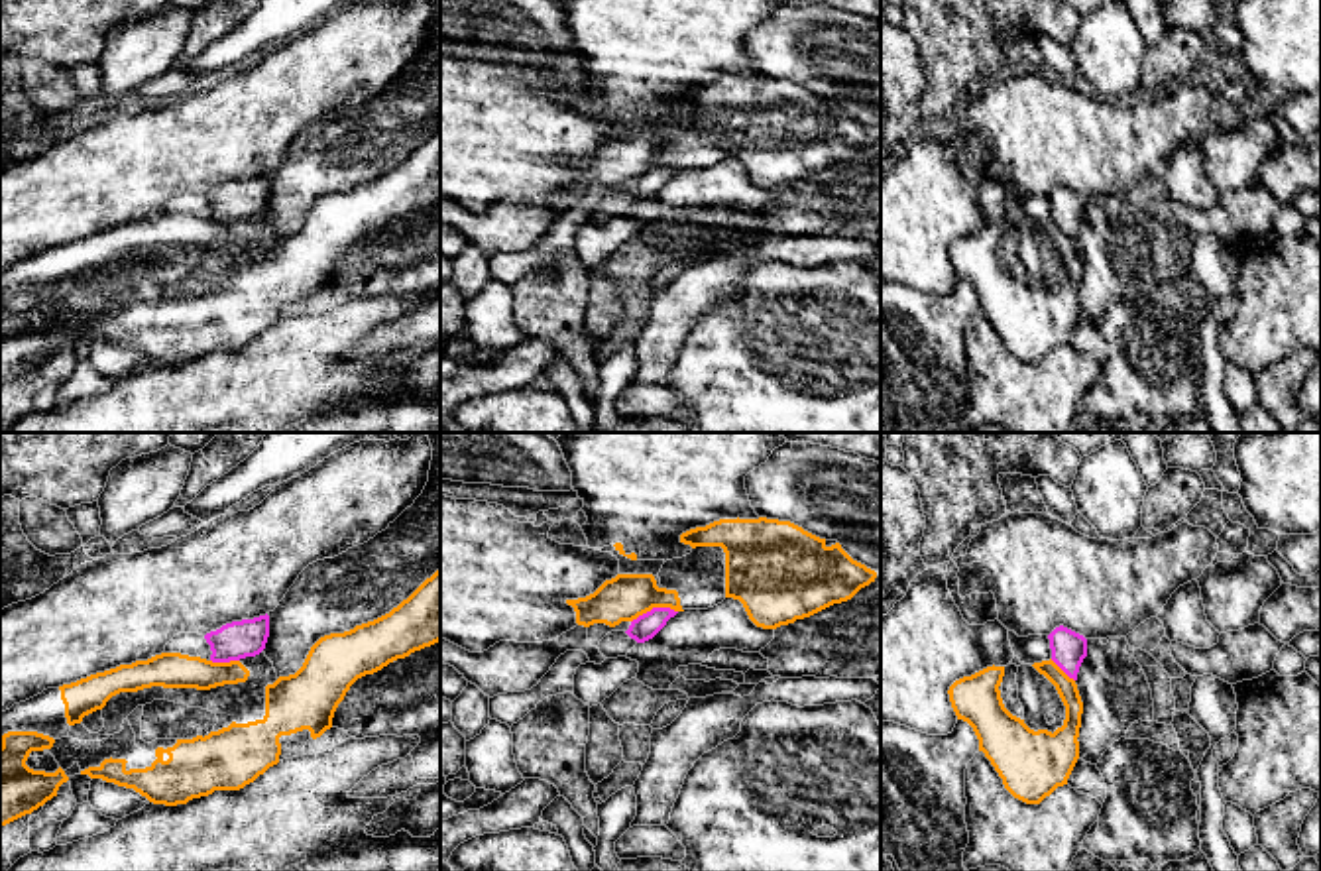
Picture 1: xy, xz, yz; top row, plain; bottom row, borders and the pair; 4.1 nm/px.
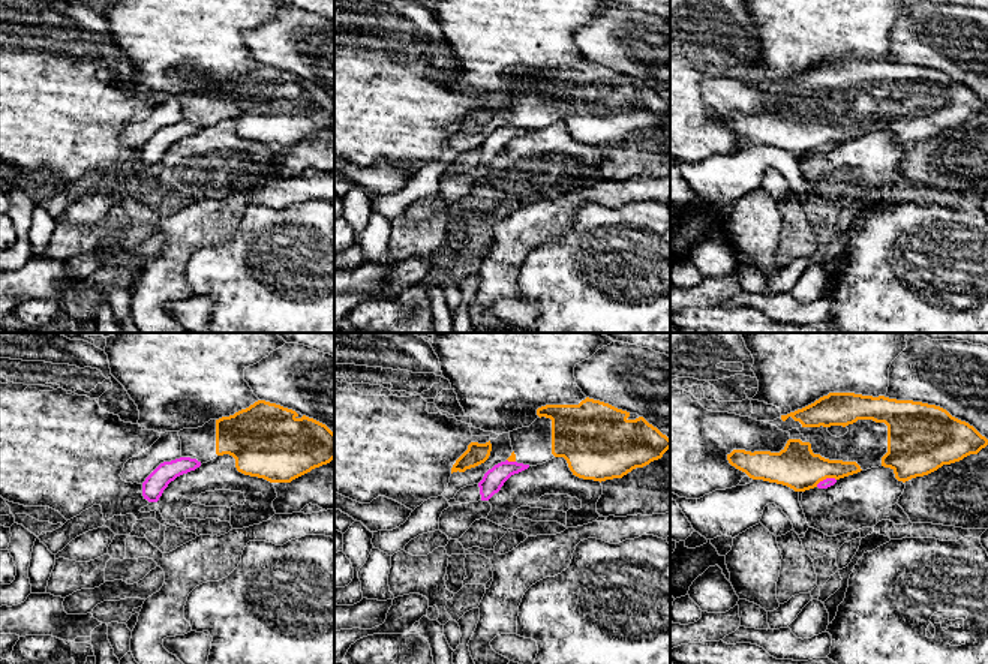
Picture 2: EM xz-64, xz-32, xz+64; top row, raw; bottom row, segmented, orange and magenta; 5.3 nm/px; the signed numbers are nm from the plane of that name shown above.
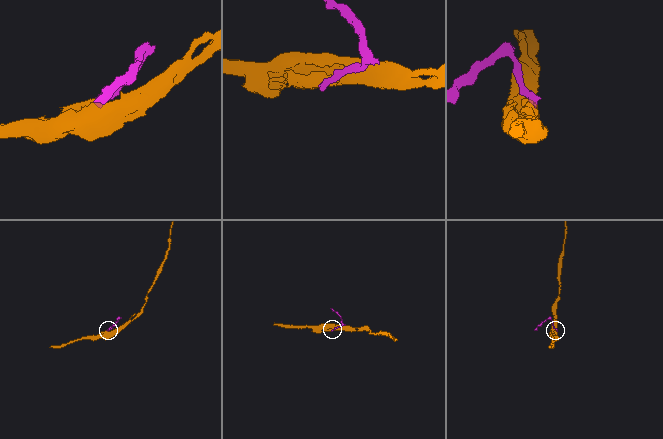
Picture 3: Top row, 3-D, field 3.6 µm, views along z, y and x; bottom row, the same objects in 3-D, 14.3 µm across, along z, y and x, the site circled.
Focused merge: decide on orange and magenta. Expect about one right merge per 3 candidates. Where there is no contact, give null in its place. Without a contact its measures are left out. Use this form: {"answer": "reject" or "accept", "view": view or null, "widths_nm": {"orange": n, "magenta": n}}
{"answer": "reject", "view": "xz", "widths_nm": {"orange": 190, "magenta": 100}}

